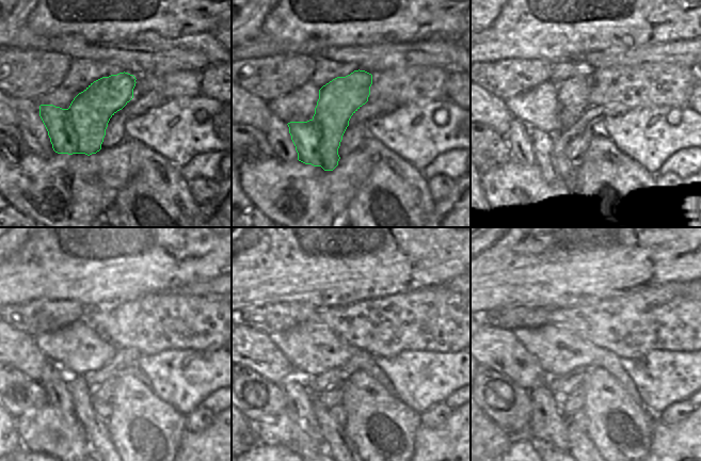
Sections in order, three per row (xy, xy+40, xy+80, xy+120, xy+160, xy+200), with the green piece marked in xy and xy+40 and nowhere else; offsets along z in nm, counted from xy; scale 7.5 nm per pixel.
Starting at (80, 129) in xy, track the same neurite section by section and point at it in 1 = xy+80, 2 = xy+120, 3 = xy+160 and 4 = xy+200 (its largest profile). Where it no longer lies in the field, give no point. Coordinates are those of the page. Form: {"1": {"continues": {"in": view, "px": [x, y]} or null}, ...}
{"1": {"continues": {"in": "xy+80", "px": [573, 94]}}, "2": {"continues": {"in": "xy+120", "px": [95, 429]}}, "3": {"continues": {"in": "xy+160", "px": [337, 444]}}, "4": {"continues": {"in": "xy+200", "px": [579, 444]}}}

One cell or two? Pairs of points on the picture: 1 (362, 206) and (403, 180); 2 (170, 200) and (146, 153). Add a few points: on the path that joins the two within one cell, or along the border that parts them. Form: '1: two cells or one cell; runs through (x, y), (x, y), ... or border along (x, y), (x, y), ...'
1: one cell; runs through (369, 194), (369, 191), (377, 185), (392, 185)
2: one cell; runs through (158, 188), (157, 177), (150, 164)

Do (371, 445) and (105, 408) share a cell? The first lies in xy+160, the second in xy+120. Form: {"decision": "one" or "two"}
{"decision": "two"}

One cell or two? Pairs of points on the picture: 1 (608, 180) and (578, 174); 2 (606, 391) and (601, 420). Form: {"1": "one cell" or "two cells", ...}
{"1": "two cells", "2": "one cell"}

